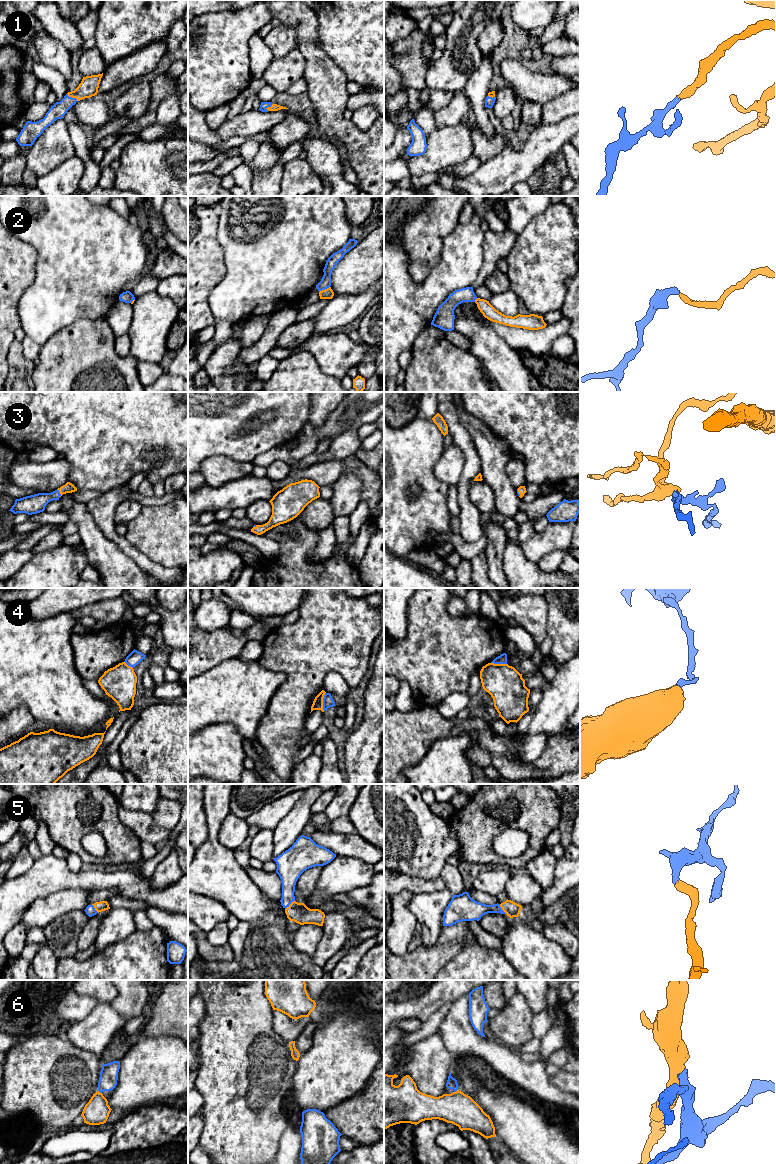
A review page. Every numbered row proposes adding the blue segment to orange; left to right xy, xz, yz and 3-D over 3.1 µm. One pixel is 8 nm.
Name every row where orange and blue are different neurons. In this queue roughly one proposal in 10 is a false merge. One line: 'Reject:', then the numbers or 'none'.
Reject: 2, 4

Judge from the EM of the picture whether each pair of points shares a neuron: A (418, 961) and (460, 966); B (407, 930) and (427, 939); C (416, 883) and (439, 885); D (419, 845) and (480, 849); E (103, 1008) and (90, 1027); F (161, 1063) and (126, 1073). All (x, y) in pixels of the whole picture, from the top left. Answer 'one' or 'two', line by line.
A: two
B: two
C: one
D: two
E: one
F: one

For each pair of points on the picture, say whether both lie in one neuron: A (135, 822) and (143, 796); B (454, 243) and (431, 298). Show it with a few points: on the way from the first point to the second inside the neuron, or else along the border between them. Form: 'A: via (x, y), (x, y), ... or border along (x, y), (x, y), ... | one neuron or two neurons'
A: border along (119, 803), (124, 808), (146, 812), (151, 816) | two neurons
B: via (454, 257), (454, 269), (439, 284) | one neuron

